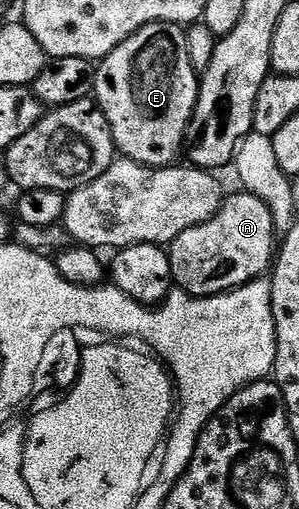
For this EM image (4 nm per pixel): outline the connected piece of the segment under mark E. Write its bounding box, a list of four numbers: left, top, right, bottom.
[93,24,200,168]

